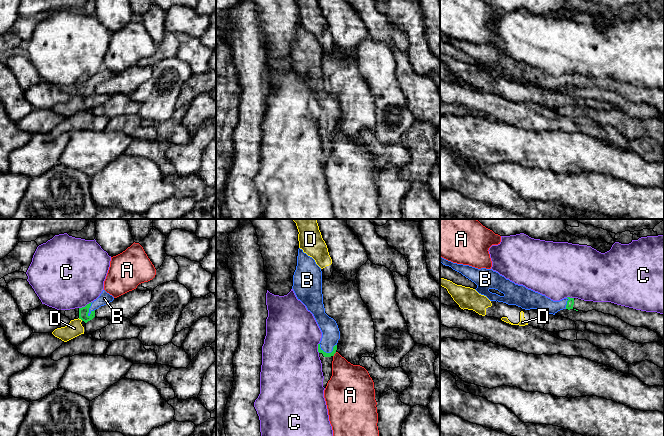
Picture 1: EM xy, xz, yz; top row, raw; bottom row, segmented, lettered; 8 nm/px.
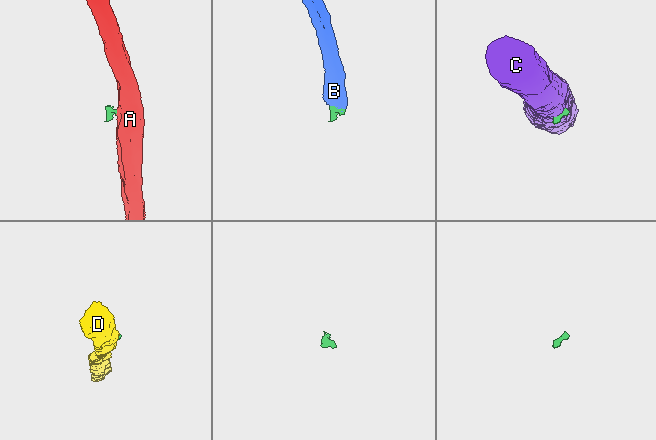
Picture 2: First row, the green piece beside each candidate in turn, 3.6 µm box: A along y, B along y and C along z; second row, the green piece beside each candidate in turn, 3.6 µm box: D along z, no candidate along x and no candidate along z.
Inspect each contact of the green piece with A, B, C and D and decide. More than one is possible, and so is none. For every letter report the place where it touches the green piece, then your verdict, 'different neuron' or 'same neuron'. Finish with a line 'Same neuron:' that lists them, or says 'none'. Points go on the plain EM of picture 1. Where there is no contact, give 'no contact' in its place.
A: xz (334, 129) | different neuron
B: xz (328, 129) | same neuron
C: xy (86, 81) | different neuron
D: xy (80, 94) | different neuron
Same neuron: B

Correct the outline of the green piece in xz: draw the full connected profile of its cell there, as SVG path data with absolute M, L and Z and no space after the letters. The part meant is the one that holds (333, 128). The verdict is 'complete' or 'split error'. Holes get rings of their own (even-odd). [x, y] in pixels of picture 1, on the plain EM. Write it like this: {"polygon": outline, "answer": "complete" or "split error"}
{"polygon": "M300 24L298 25L292 65L297 75L313 90L322 108L318 128L324 152L323 163L326 164L332 152L332 137L340 115L340 107L336 97L325 89L321 44L312 33L308 32Z", "answer": "split error"}

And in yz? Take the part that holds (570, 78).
{"polygon": "M440 33L440 38L461 49L477 61L479 70L490 77L516 81L525 86L537 85L543 90L555 91L563 85L588 88L596 86L604 90L616 92L634 103L644 103L656 108L664 116L664 91L657 88L646 88L617 81L611 78L584 77L578 74L564 74L553 77L550 74L515 60L492 45L475 44L469 41L457 40Z", "answer": "split error"}

